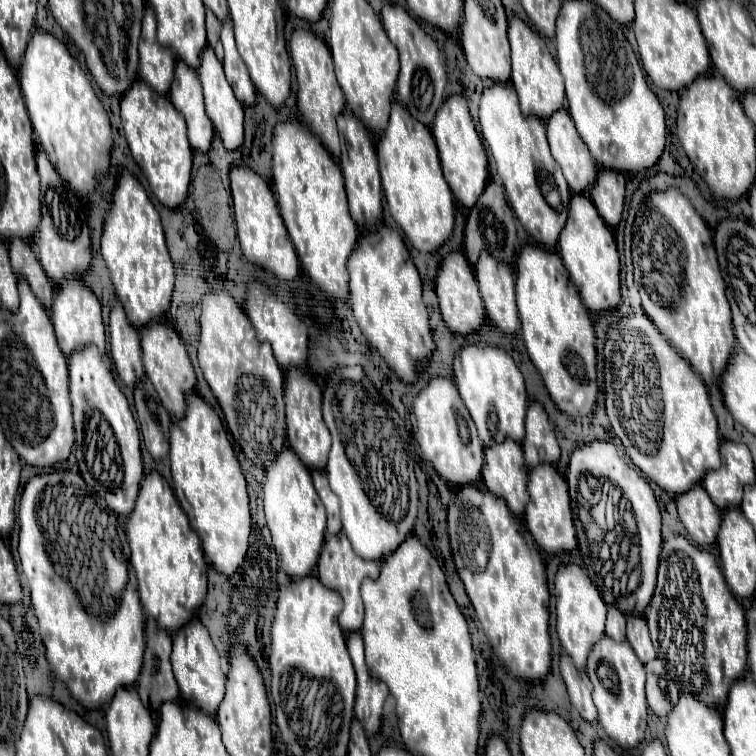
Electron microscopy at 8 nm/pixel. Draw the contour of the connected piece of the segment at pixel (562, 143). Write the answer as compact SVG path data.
M558 109L548 121L548 143L554 159L564 171L564 177L574 193L584 193L596 177L596 163L588 145L576 131L576 125L566 109Z

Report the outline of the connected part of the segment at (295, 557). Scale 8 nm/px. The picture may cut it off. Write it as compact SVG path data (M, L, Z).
M290 447L282 449L282 453L266 469L264 513L272 533L274 551L280 559L280 567L294 579L310 575L316 567L318 553L324 543L326 509L314 489L308 467L302 465L298 455Z

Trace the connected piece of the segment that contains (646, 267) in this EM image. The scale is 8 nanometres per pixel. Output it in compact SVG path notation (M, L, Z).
M670 187L666 191L652 191L642 201L634 221L632 259L634 259L634 281L640 289L642 307L646 315L654 321L654 325L670 341L670 345L704 379L704 383L718 381L728 365L728 359L736 343L730 305L726 299L724 279L720 275L718 261L716 261L712 231L706 225L706 221L698 215L690 199L678 187Z

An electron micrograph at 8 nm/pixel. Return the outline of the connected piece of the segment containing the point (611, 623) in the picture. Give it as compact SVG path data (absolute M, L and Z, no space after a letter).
M608 605L608 619L606 619L606 635L614 641L622 641L626 637L626 619L620 609Z

